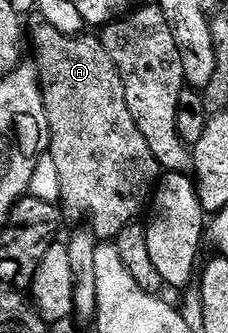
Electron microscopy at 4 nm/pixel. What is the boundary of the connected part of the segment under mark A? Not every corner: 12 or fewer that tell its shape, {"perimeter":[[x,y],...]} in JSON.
{"perimeter":[[28,24],[61,207],[110,242],[160,169],[97,35]]}

